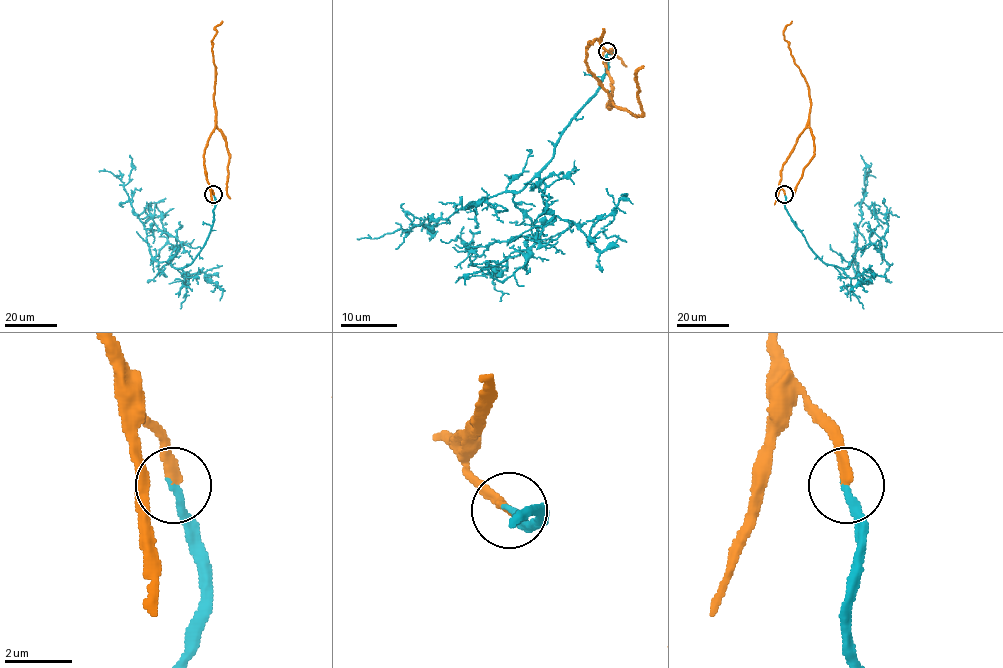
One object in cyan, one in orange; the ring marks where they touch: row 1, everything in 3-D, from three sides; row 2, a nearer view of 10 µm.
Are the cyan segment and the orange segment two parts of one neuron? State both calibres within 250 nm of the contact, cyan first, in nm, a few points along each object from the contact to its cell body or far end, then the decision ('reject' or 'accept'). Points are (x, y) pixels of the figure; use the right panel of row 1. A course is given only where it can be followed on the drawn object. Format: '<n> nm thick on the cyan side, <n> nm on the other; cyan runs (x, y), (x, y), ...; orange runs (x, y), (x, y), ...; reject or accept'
240 nm thick on the cyan side, 260 nm on the other; cyan runs (785, 195), (791, 220), (809, 248), (825, 263), (848, 268), (855, 255), (864, 194), (866, 163), (860, 155); orange runs (785, 195), (779, 183), (781, 171), (809, 122), (811, 104), (807, 82), (784, 38), (785, 27), (792, 21); accept

